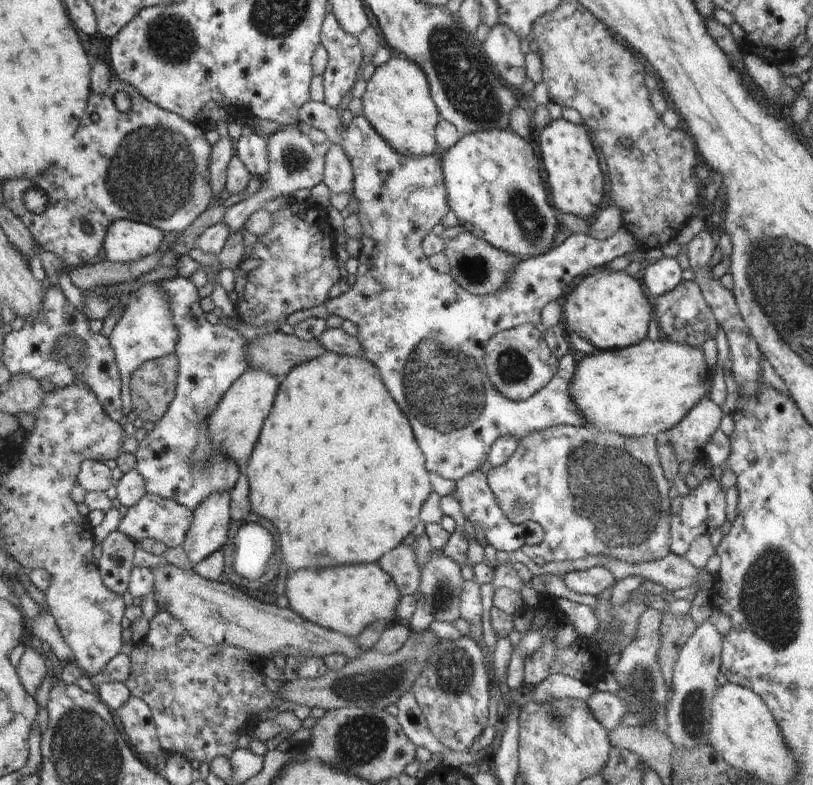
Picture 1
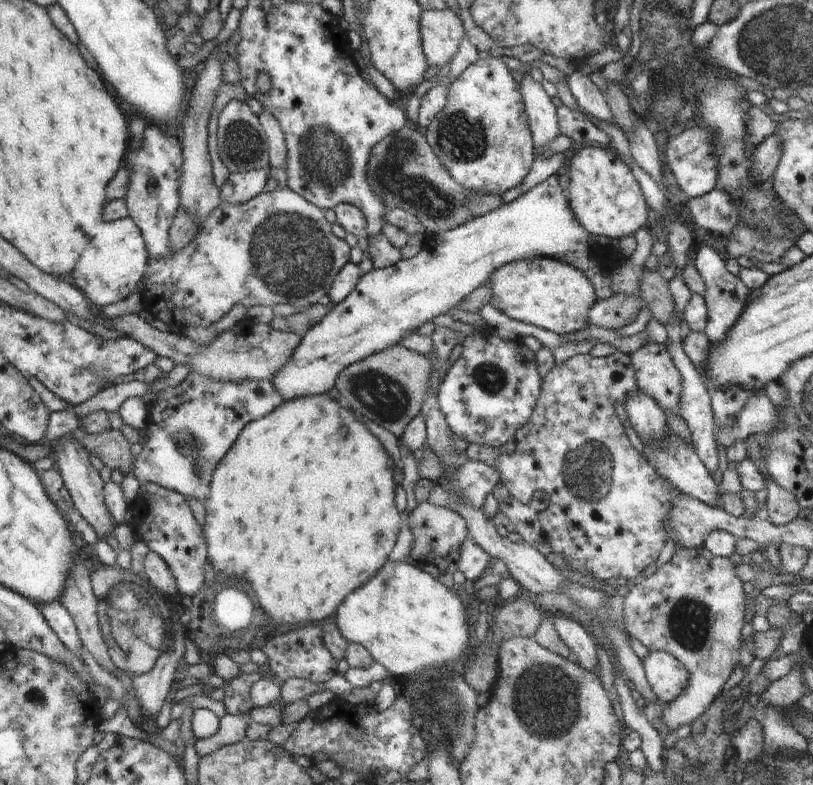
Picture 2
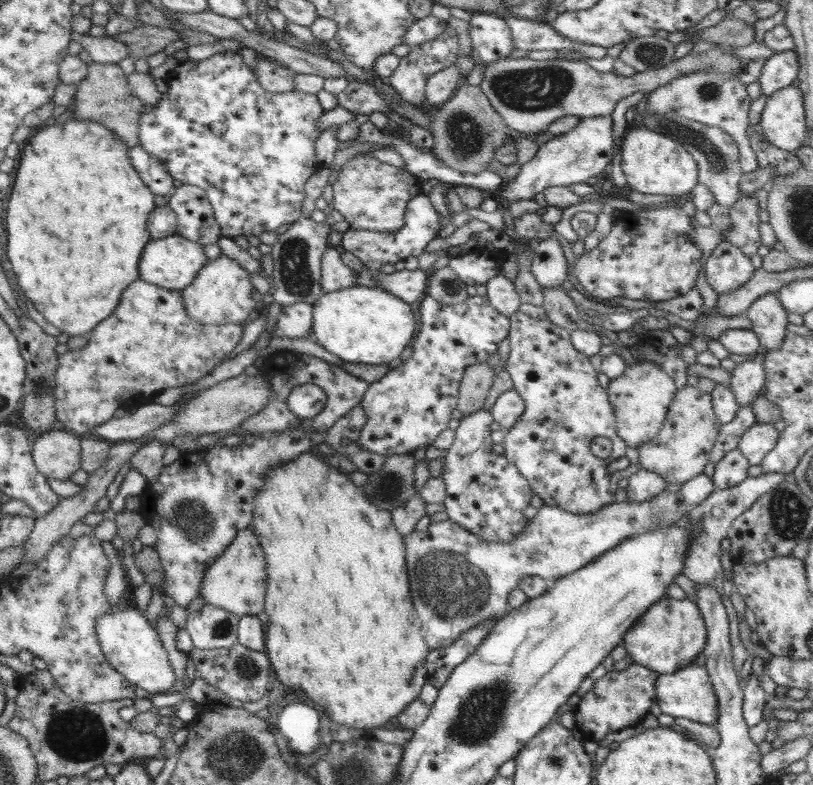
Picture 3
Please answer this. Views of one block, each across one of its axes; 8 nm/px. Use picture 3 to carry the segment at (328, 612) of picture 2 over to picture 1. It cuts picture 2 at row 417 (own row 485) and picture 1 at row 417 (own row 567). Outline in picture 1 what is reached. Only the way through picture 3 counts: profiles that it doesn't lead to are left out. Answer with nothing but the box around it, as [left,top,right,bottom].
[241,350,433,572]

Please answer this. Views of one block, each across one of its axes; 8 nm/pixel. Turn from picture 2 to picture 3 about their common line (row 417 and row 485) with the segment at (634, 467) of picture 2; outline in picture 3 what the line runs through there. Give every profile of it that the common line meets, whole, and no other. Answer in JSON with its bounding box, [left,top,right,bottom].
[502,310,641,514]

